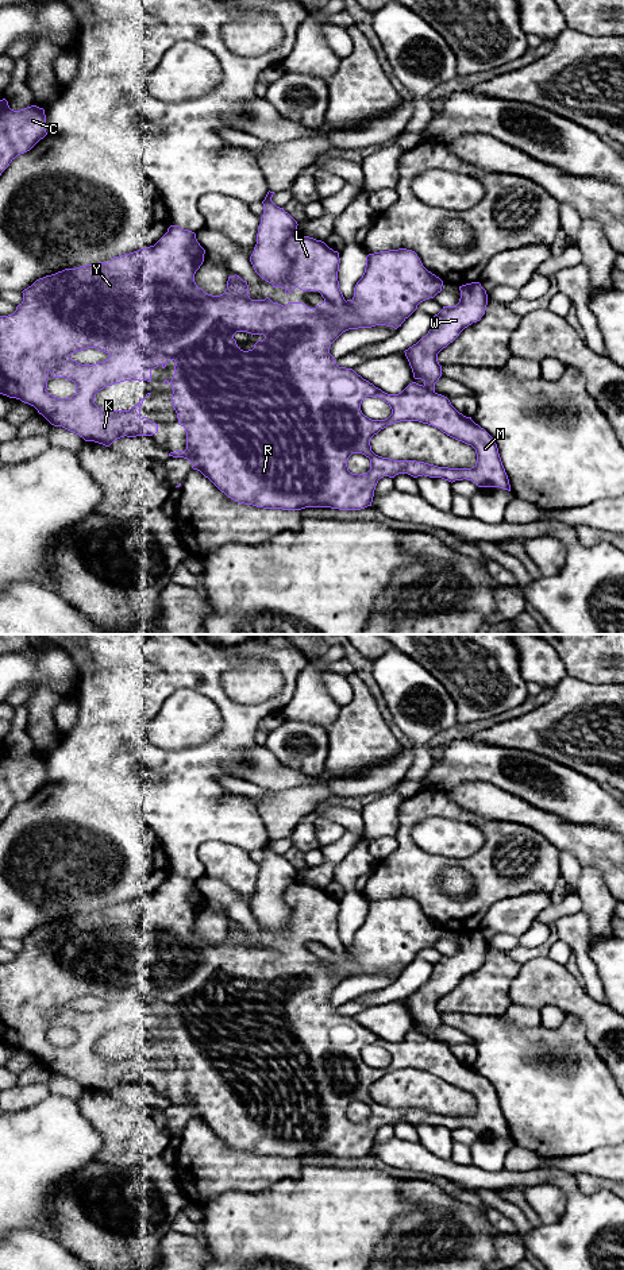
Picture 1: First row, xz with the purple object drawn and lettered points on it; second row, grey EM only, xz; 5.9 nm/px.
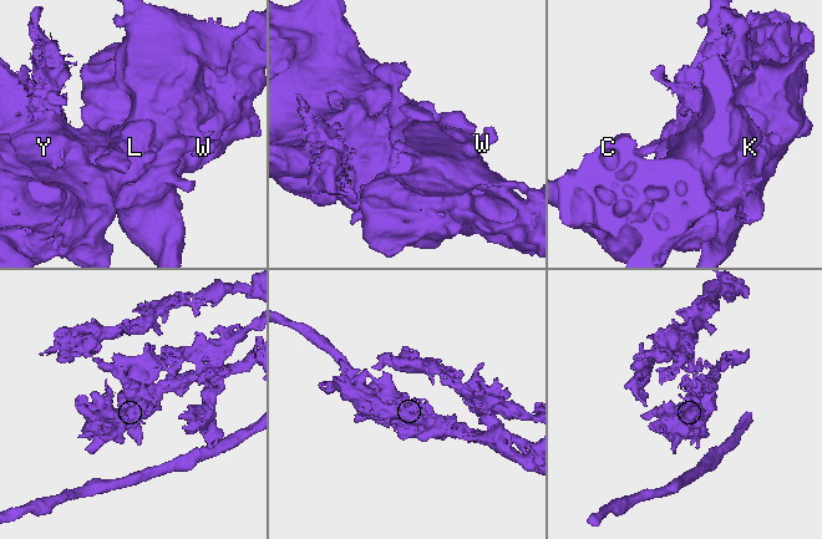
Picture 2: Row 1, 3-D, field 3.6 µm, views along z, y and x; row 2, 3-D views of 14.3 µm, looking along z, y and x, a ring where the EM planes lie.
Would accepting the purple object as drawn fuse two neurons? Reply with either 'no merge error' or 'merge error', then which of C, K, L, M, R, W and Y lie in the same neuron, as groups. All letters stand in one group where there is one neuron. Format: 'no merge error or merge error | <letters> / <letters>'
merge error | C K L M R Y / W

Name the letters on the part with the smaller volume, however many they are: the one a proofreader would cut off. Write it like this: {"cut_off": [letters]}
{"cut_off": ["W"]}

